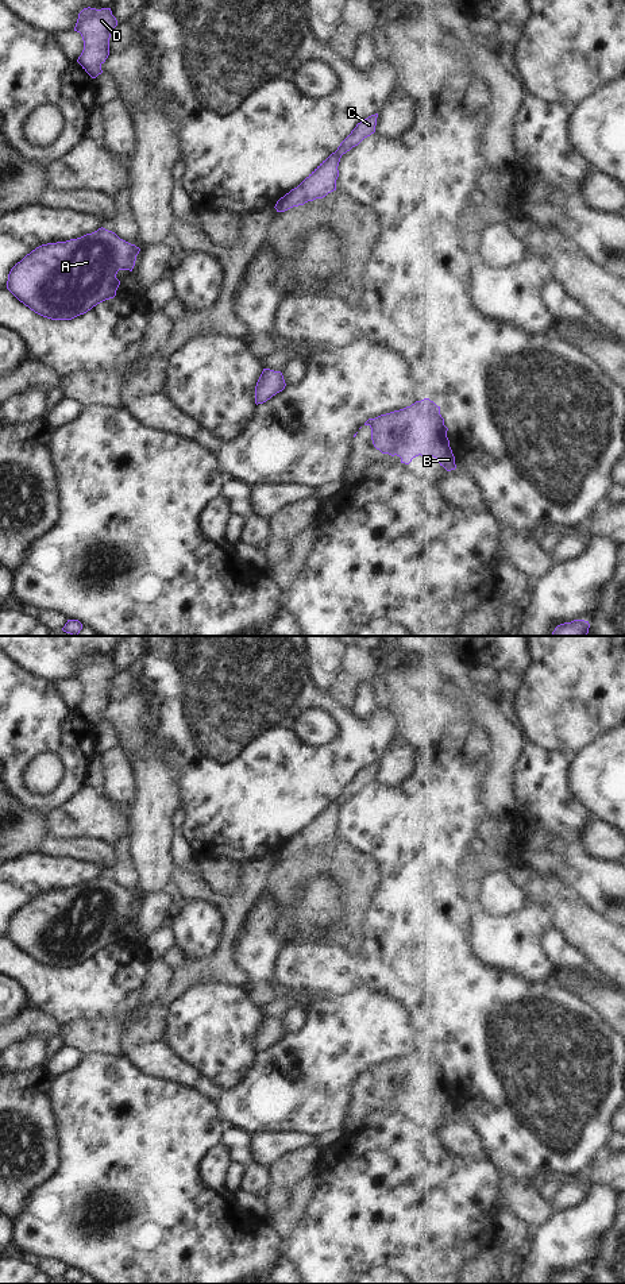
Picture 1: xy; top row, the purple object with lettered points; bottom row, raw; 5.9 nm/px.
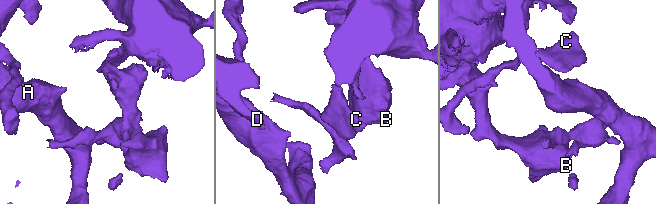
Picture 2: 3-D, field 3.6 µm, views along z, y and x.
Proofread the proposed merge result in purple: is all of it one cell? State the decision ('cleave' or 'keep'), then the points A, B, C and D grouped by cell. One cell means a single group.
keep; A B C D

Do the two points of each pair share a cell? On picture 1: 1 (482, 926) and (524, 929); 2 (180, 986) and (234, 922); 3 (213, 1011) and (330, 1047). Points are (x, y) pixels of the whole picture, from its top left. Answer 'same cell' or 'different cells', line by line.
1: same cell
2: same cell
3: different cells

